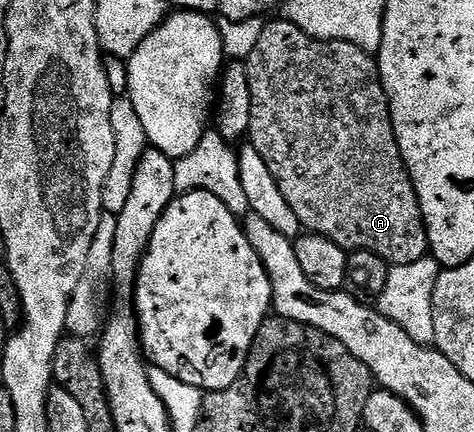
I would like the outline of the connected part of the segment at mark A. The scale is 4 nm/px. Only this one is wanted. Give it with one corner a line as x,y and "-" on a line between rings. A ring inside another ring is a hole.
277,17
273,23
265,22
262,37
258,37
258,45
254,45
254,53
250,53
246,66
250,89
250,129
247,138
250,140
250,146
258,149
262,161
266,161
266,169
270,169
278,189
282,189
282,197
286,197
286,205
294,209
294,217
298,217
301,228
305,232
334,241
334,245
349,253
372,251
392,267
410,265
410,261
425,258
429,254
429,249
422,209
418,205
412,179
404,168
404,158
400,155
400,146
392,124
392,114
388,108
388,98
380,83
380,68
377,60
369,52
358,49
358,45
350,45
346,41
311,39
306,33
302,33
302,29
298,29
298,25
283,17

